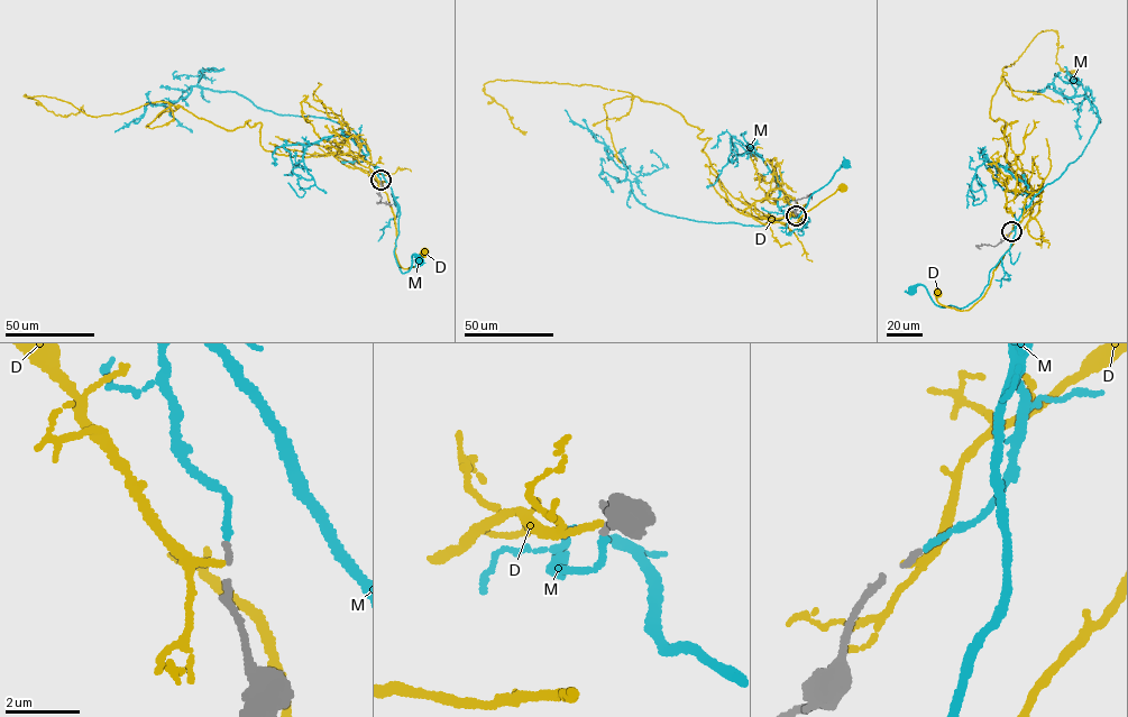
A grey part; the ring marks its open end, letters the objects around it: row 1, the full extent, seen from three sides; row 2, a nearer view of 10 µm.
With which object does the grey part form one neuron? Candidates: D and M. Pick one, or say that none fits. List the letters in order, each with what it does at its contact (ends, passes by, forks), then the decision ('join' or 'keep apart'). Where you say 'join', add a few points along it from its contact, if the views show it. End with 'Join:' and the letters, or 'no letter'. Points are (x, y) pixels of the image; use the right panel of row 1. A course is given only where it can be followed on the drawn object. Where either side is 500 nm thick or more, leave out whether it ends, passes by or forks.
D: it ends | keep apart
M: it ends | join | via (1011, 231), (1016, 222), (1010, 248), (991, 269), (983, 292), (965, 306), (943, 308), (925, 286), (913, 290)
Join: M

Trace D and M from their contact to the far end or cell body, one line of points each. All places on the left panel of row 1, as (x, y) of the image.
D: (381, 181), (348, 154), (336, 155), (382, 185), (394, 218), (394, 253), (401, 266), (419, 265), (423, 253)
M: (381, 180), (378, 169), (400, 209), (393, 254), (400, 269), (403, 273), (410, 269), (413, 254), (419, 260)

